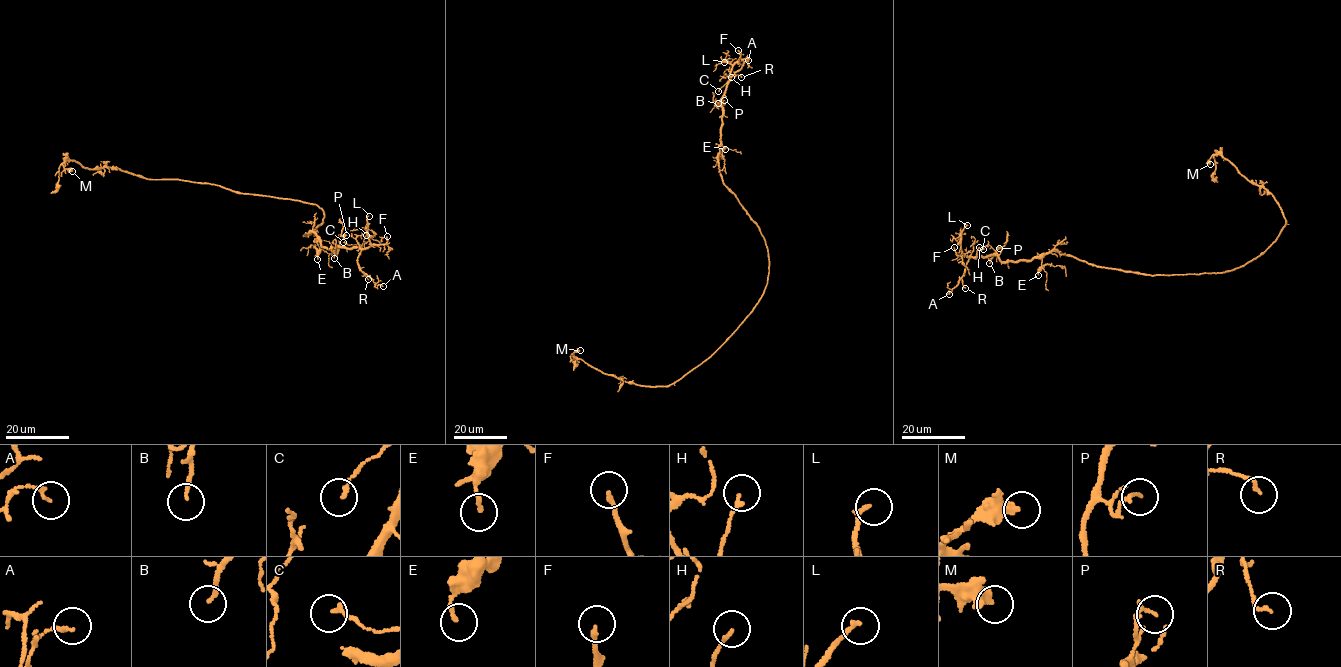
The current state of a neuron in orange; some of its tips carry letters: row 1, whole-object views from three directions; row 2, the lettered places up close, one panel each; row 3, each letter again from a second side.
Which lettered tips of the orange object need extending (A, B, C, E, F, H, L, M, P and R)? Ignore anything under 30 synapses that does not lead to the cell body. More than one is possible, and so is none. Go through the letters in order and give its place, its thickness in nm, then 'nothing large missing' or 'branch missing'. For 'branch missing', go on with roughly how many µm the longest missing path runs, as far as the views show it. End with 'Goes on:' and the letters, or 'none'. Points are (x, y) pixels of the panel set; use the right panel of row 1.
A: place (949, 294); calibre 160 nm; nothing large missing
B: place (989, 263); calibre 160 nm; nothing large missing
C: place (983, 249); calibre 160 nm; nothing large missing
E: place (1038, 275); calibre 150 nm; nothing large missing
F: place (954, 247); calibre 160 nm; branch missing; missing 40 µm
H: place (979, 247); calibre 150 nm; nothing large missing
L: place (967, 225); calibre 180 nm; nothing large missing
M: place (1210, 164); calibre 280 nm; nothing large missing
P: place (999, 248); calibre 130 nm; nothing large missing
R: place (965, 288); calibre 120 nm; nothing large missing
Goes on: F

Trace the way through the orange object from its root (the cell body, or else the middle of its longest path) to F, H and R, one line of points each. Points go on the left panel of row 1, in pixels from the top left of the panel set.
F: (307, 203), (325, 215), (322, 224), (303, 235), (313, 233), (331, 251), (383, 245), (387, 236)
H: (307, 203), (325, 215), (322, 224), (303, 235), (313, 233), (325, 248), (358, 247), (366, 235)
R: (307, 203), (325, 215), (322, 224), (303, 235), (313, 233), (331, 251), (359, 248), (358, 268), (368, 279)

